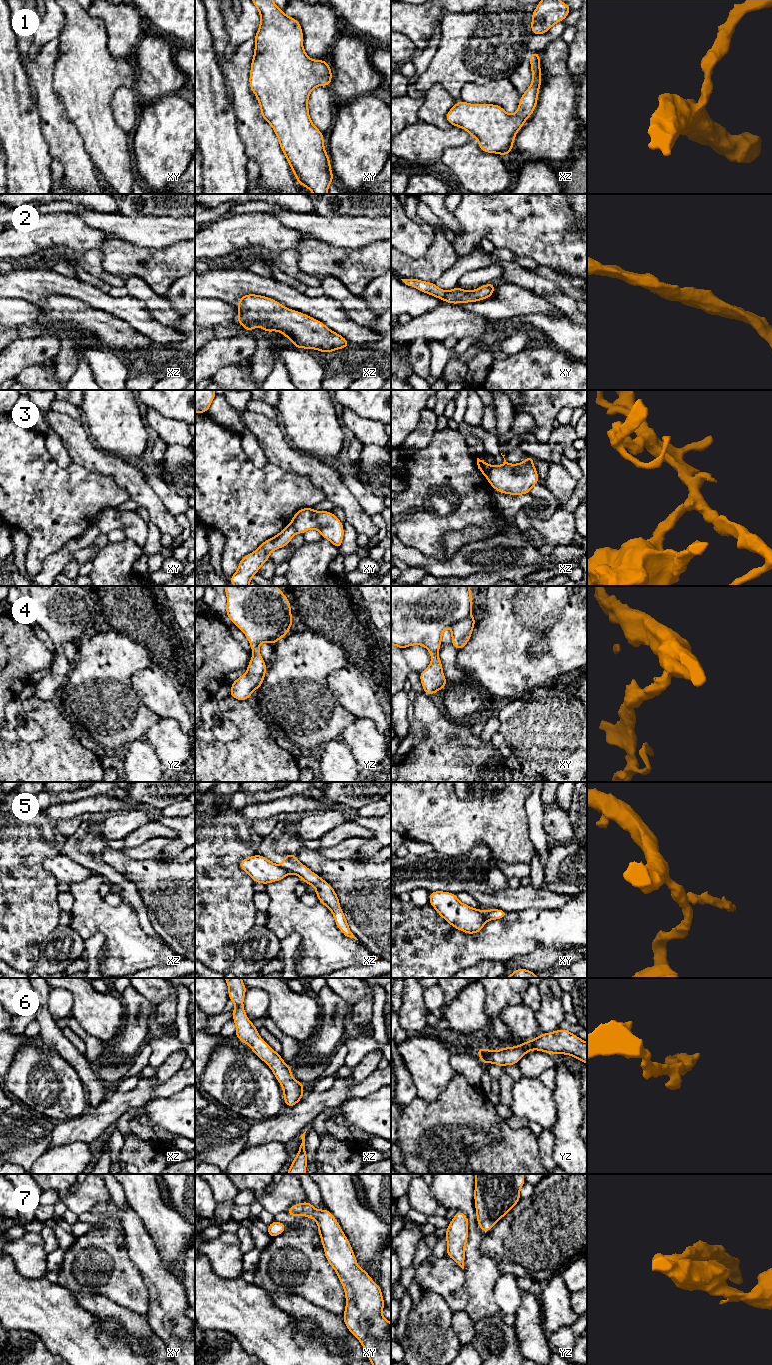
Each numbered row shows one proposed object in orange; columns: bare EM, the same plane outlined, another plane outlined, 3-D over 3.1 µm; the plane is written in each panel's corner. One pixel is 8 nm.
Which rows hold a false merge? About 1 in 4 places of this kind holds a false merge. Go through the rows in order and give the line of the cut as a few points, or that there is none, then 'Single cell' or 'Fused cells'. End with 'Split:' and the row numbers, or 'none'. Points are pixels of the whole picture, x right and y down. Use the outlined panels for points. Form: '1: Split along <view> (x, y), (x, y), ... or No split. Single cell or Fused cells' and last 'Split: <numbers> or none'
1: No split. Single cell
2: No split. Single cell
3: Split along xz (492, 466), (486, 477). Fused cells
4: No split. Single cell
5: Split along xz (280, 866), (290, 872). Fused cells
6: No split. Single cell
7: No split. Single cell
Split: 3, 5

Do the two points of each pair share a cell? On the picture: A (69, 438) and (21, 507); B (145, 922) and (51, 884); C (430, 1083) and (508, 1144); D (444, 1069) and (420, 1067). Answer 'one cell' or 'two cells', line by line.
A: two cells
B: two cells
C: two cells
D: one cell

